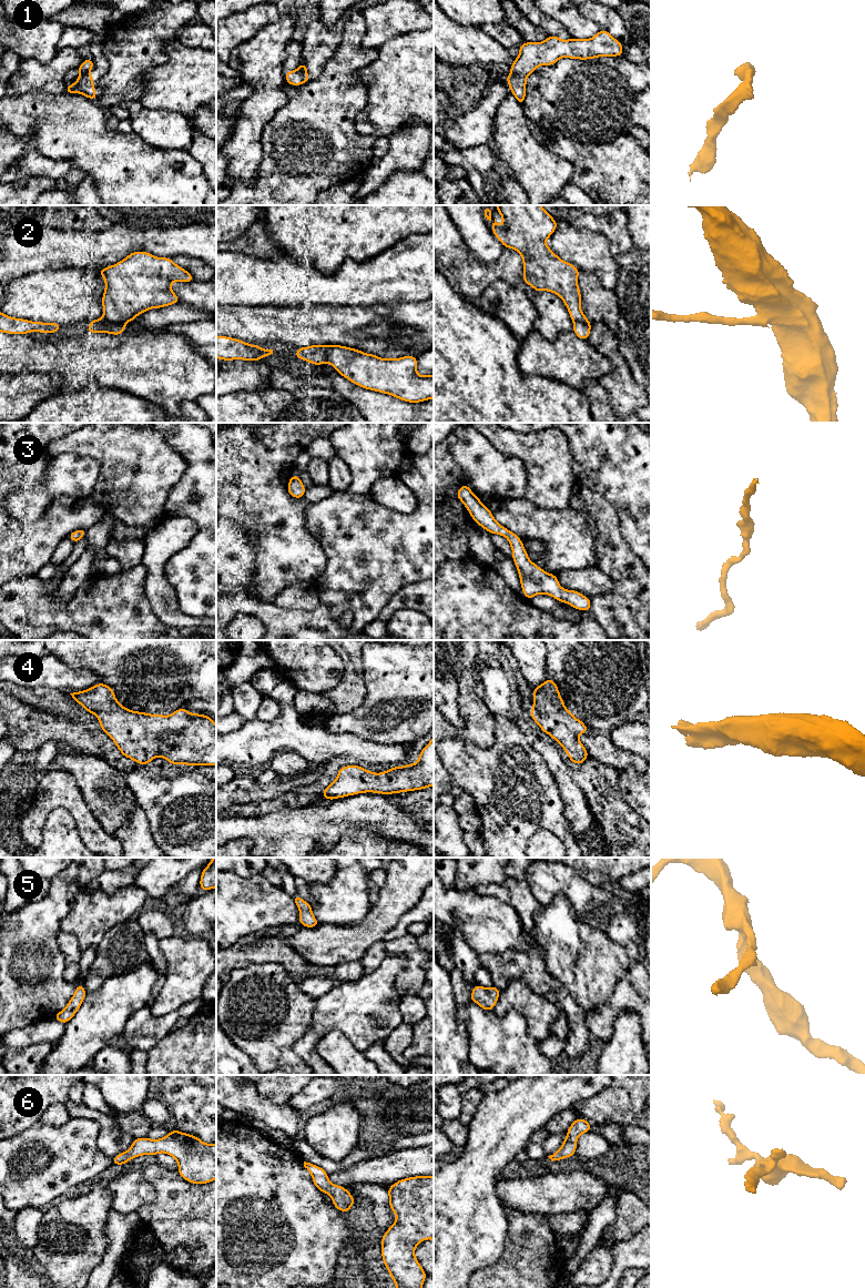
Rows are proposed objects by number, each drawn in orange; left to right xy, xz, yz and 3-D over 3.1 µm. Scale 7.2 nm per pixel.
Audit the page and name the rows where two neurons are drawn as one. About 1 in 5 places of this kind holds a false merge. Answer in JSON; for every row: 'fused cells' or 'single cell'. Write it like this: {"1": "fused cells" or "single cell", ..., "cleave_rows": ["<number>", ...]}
{"1": "fused cells", "2": "fused cells", "3": "single cell", "4": "single cell", "5": "single cell", "6": "single cell", "cleave_rows": ["1", "2"]}

